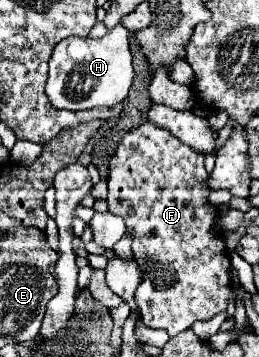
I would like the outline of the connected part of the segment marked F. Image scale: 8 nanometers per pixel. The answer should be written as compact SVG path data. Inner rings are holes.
M149 121L123 133L111 157L109 209L125 219L133 237L141 237L133 245L143 271L135 301L143 323L151 329L165 329L171 337L199 319L207 321L225 311L231 293L229 253L221 233L213 229L207 179L203 155Z

